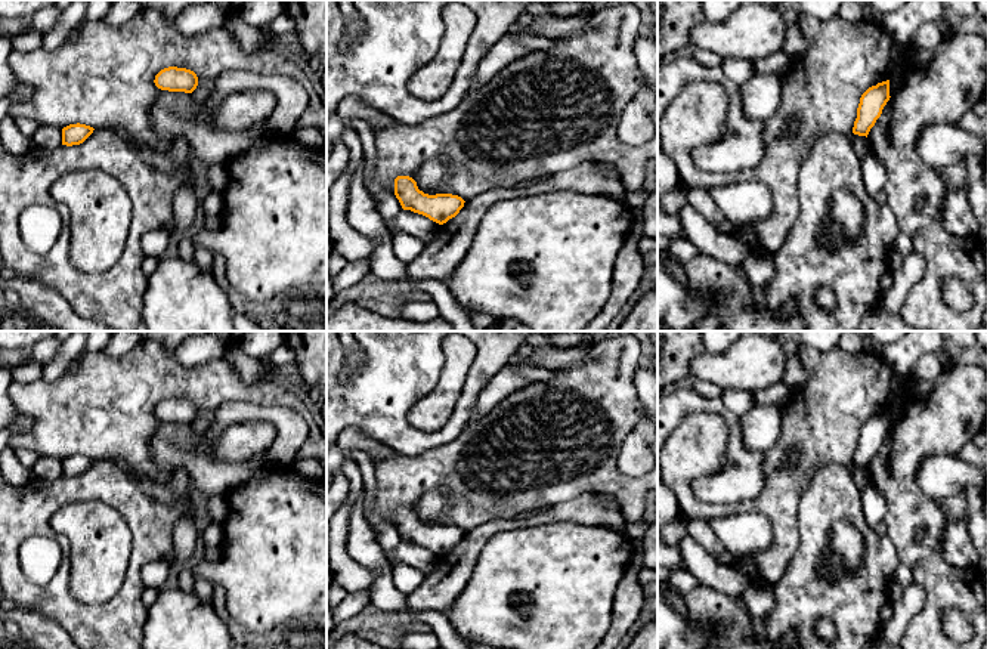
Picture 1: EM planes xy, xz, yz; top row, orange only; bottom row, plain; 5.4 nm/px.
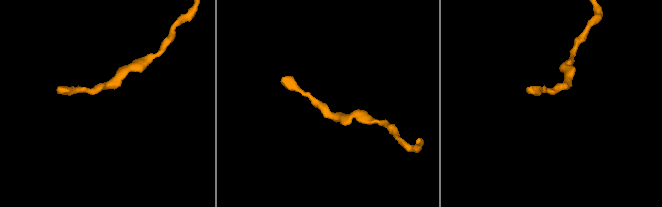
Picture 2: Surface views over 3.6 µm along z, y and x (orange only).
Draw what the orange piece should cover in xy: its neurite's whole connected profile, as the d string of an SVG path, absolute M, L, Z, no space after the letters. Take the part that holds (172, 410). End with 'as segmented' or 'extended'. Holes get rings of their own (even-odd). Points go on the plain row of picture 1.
M168 398L155 407L154 414L161 421L192 424L198 417L198 408L191 401Z; as segmented

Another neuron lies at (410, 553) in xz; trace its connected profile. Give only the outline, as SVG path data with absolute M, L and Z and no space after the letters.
M402 541L397 550L393 554L387 554L387 556L390 559L390 563L393 563L393 560L397 559L402 563L420 569L426 575L437 571L442 560L442 556L411 541Z

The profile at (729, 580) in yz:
M687 534L680 541L678 548L687 571L699 584L742 600L749 585L749 578L737 566L720 563Z

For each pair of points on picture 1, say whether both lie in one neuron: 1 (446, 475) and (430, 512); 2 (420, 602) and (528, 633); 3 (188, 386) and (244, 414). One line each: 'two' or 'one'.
1: two
2: two
3: two

